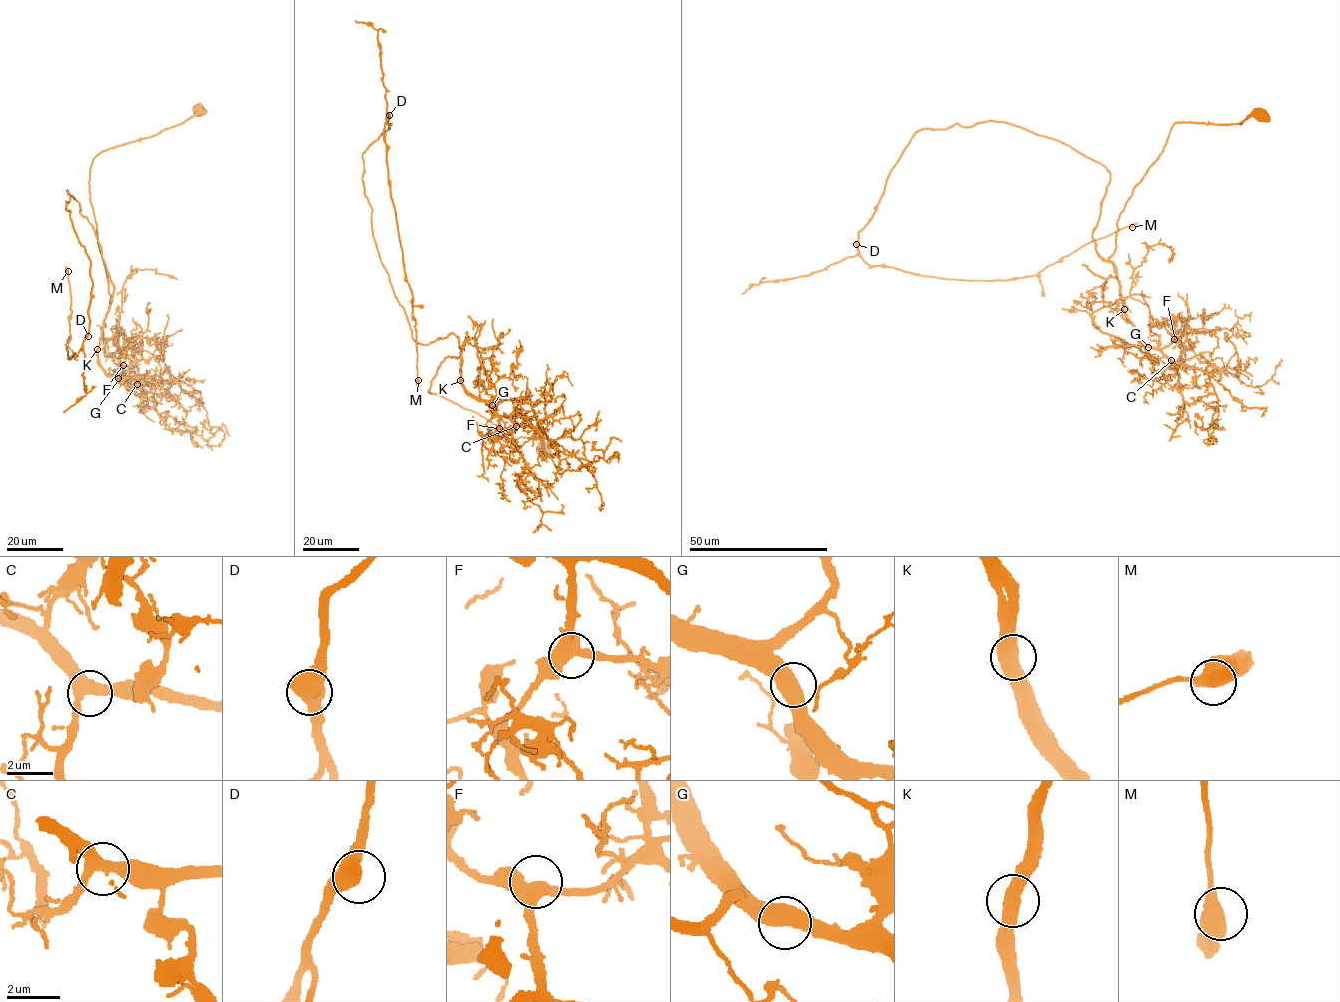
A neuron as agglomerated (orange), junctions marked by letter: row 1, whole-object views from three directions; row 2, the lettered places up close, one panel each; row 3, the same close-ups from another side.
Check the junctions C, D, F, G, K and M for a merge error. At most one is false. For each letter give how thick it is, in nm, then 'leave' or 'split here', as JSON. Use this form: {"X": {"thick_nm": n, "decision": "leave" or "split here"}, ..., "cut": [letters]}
{"C": {"thick_nm": 420, "decision": "leave"}, "D": {"thick_nm": 650, "decision": "leave"}, "F": {"thick_nm": 480, "decision": "leave"}, "G": {"thick_nm": 550, "decision": "leave"}, "K": {"thick_nm": 550, "decision": "leave"}, "M": {"thick_nm": 550, "decision": "leave"}, "cut": []}

